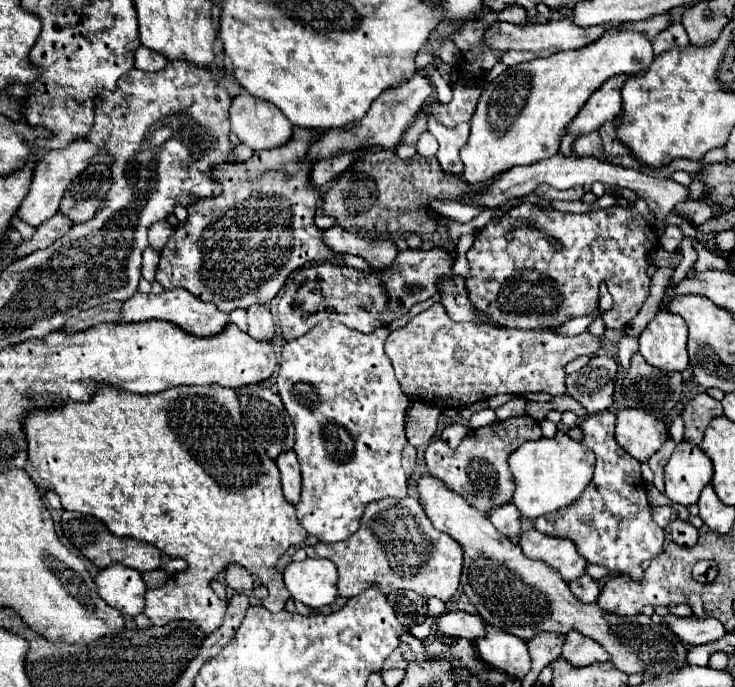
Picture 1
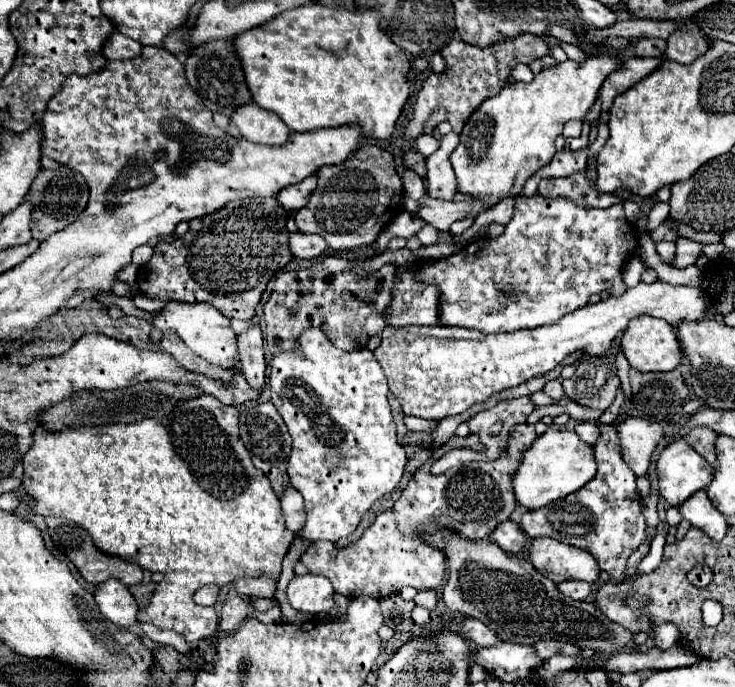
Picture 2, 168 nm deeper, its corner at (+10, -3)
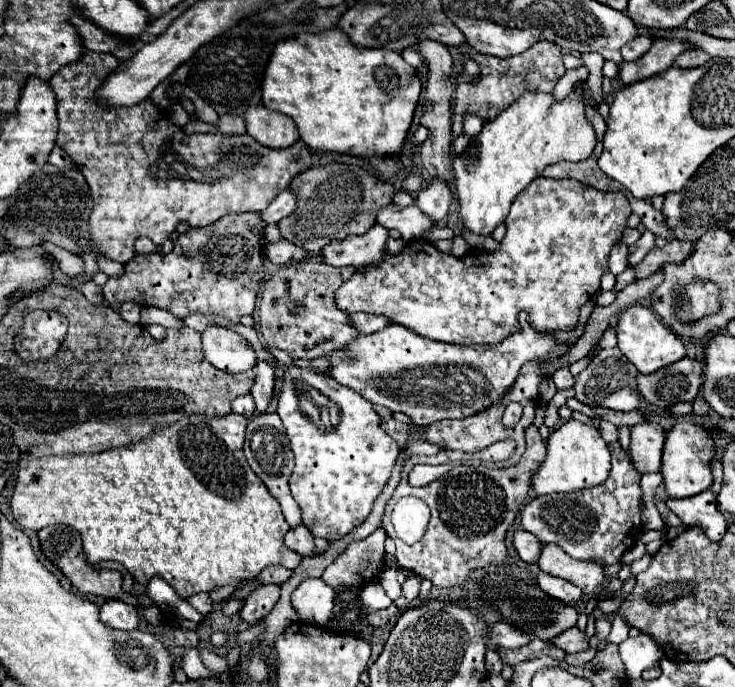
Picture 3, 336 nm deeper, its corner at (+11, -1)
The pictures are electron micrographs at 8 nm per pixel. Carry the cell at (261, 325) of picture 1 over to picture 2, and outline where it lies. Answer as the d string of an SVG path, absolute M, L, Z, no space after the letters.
M253 326L247 332L239 334L239 364L241 364L241 372L245 376L245 380L257 390L263 390L265 384L265 352L263 352L263 336L261 336L261 328Z

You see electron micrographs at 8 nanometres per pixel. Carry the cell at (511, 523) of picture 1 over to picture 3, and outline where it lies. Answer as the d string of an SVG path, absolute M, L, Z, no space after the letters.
M516 530L516 532L514 532L514 548L516 548L518 556L520 556L524 562L536 562L538 556L540 556L542 544L538 546L536 536L532 536L530 532L526 532L526 530Z

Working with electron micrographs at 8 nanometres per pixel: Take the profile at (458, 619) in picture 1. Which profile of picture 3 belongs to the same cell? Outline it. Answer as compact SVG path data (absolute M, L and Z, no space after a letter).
M496 622L490 628L488 638L496 648L520 648L520 646L530 642L528 636L524 636L522 632L516 632L516 628L512 628L512 626L504 624L504 622Z

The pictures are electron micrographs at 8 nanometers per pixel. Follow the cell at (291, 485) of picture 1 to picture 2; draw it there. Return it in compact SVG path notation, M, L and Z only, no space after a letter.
M289 486L285 496L281 498L281 508L285 516L285 526L297 534L305 526L305 506L301 494L293 486Z

